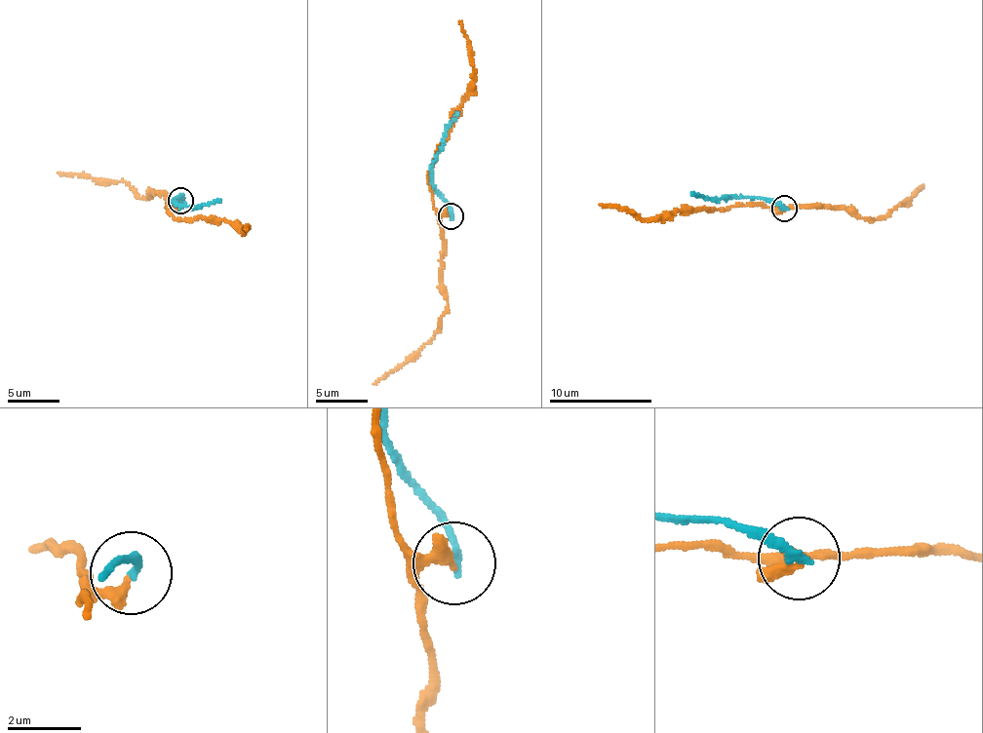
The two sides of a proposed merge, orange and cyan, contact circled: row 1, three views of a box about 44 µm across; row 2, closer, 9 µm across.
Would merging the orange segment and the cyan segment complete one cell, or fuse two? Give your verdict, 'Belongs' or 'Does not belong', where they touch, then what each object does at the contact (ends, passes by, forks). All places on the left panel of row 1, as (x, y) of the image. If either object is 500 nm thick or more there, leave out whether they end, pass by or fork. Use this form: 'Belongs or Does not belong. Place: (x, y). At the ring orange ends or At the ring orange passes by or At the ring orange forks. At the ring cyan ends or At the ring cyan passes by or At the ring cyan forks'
Does not belong. Place: (180, 200). At the ring orange passes by. At the ring cyan ends

